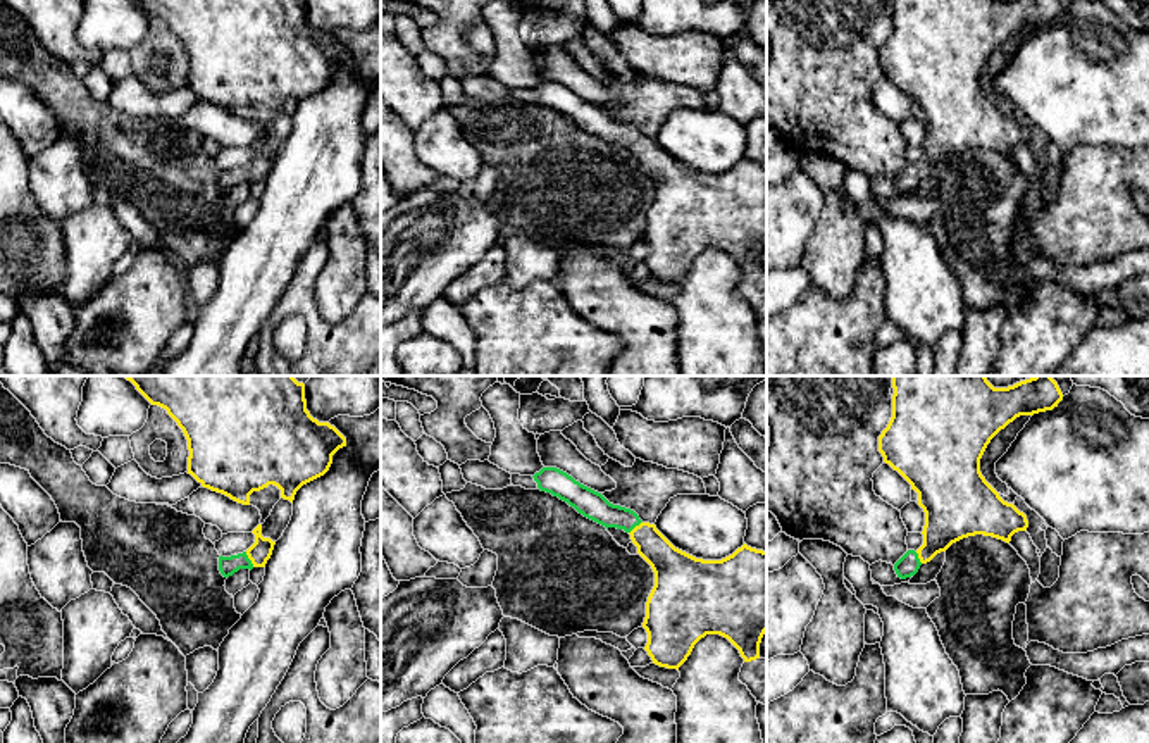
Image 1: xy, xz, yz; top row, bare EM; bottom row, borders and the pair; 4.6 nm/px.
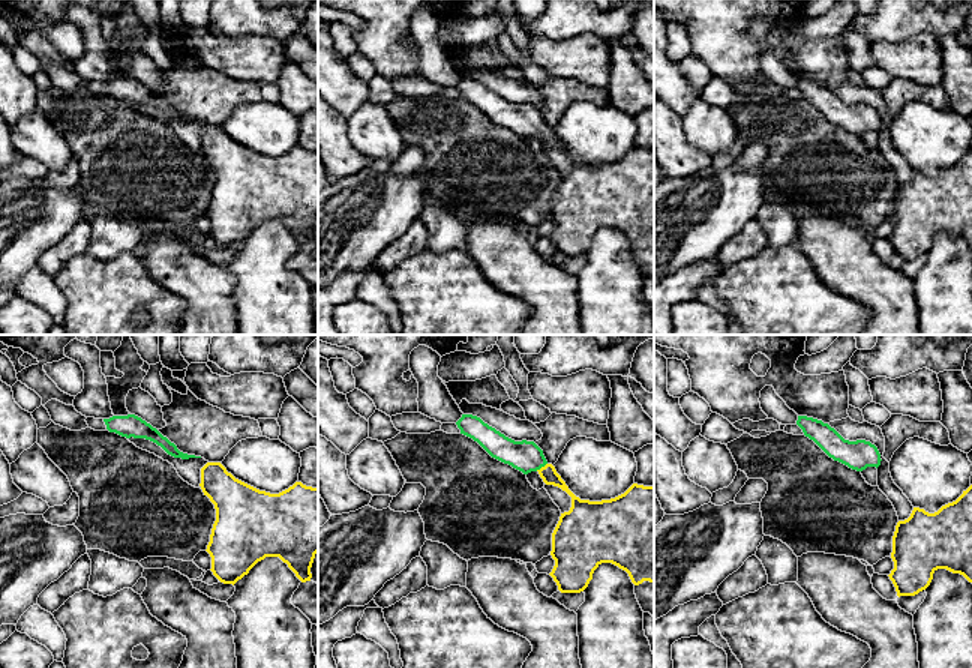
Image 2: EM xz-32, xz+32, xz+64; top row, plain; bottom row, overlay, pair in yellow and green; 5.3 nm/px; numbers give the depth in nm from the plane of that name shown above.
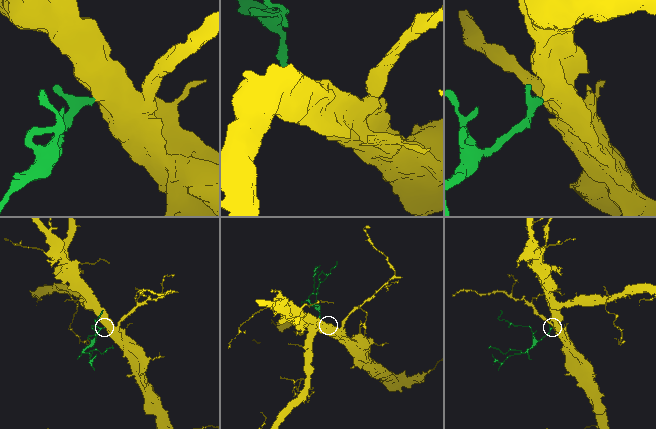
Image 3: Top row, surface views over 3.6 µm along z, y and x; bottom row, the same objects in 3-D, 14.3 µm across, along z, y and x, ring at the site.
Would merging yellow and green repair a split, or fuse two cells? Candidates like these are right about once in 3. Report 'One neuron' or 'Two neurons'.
One neuron

